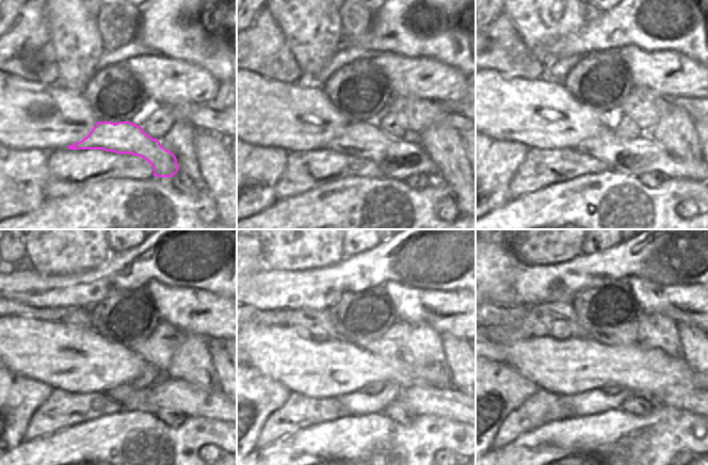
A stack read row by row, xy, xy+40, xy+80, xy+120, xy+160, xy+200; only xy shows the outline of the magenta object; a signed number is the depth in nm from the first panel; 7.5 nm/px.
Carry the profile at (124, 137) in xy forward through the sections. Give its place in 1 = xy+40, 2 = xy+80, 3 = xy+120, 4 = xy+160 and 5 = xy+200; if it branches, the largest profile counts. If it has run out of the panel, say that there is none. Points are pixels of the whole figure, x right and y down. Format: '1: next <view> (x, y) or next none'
1: next xy+40 (398, 158)
2: next xy+80 (638, 156)
3: next xy+120 (171, 394)
4: next xy+160 (453, 404)
5: next xy+200 (692, 401)

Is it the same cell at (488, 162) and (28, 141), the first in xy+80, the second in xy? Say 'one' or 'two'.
two

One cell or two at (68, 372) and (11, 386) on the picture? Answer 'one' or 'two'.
two

